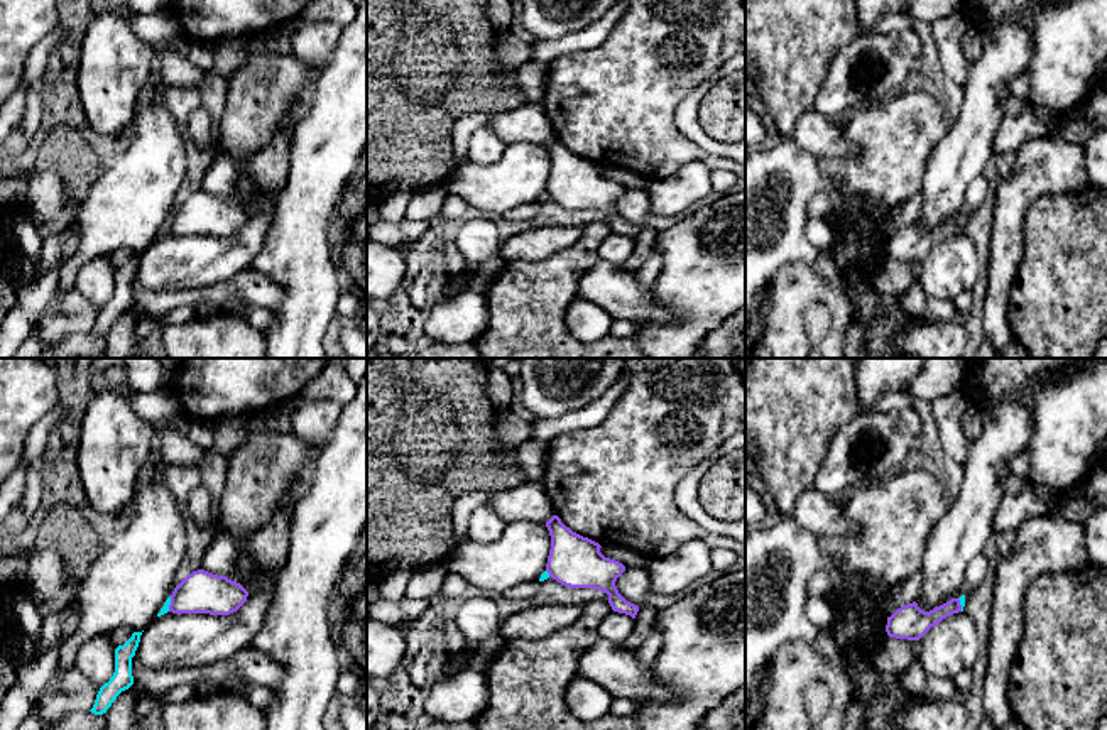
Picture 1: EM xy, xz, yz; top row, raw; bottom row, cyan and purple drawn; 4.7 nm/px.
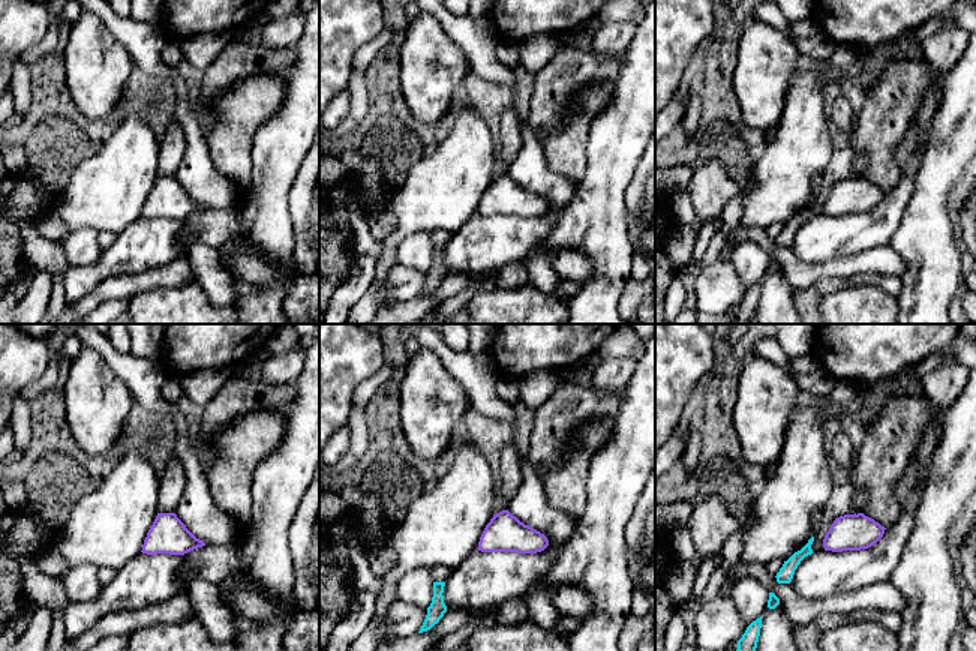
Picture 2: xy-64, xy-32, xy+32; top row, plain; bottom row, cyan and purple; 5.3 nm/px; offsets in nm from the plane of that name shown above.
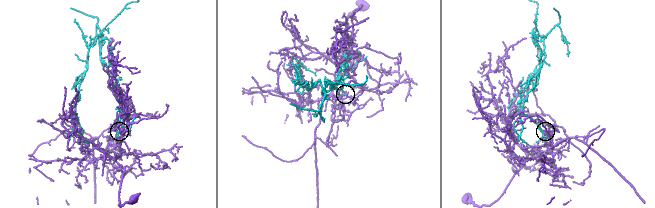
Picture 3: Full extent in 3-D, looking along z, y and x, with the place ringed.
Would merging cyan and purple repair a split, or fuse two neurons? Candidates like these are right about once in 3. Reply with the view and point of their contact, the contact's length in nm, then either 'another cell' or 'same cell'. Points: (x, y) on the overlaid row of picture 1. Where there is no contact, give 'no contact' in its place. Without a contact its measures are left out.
meets cyan in xy at (169, 604); contact 70 nm long; another cell

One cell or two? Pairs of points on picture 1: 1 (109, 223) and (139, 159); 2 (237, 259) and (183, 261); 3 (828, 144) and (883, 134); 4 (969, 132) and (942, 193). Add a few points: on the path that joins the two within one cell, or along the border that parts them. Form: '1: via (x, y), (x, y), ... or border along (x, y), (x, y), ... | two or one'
1: via (124, 208), (139, 190), (139, 174) | one
2: via (223, 259), (196, 261) | one
3: border along (839, 124), (856, 151), (818, 159) | two
4: via (967, 147), (950, 168), (947, 178) | one

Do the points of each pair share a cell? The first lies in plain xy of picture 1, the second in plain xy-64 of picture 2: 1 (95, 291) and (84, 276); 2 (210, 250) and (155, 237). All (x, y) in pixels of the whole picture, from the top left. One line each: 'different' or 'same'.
1: different
2: same

